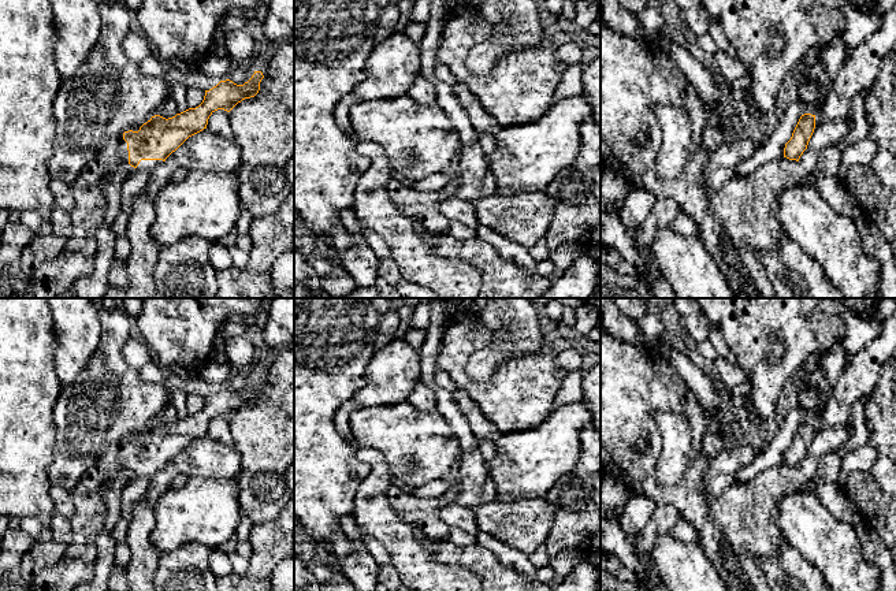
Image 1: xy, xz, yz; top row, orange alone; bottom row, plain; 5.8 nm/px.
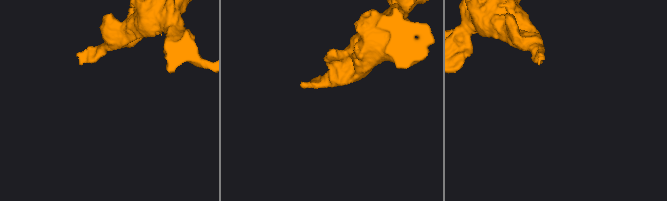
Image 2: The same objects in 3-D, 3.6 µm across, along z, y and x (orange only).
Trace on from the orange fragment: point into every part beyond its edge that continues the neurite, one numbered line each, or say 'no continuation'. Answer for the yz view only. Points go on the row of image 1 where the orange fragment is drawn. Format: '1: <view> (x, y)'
no continuation

